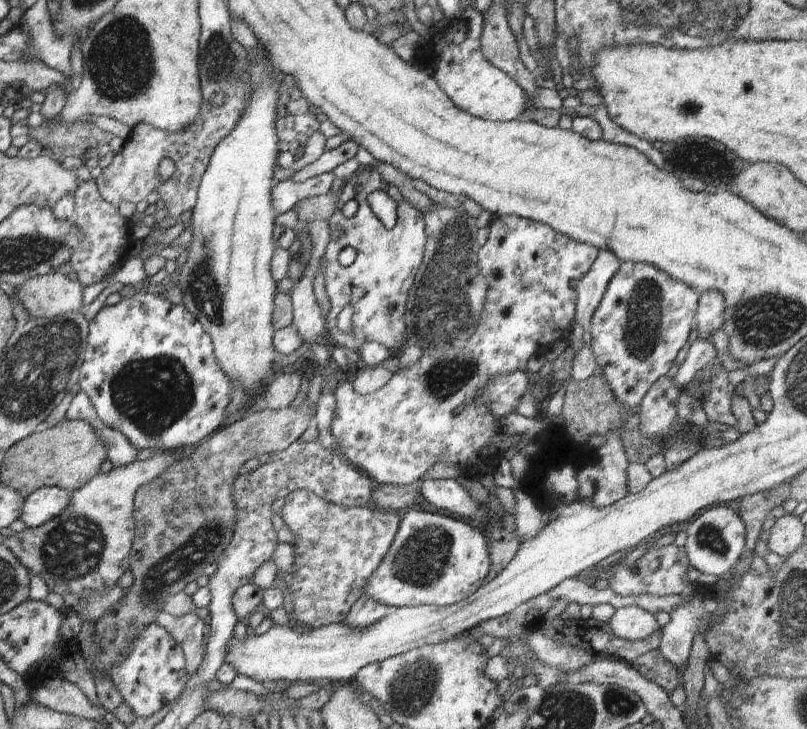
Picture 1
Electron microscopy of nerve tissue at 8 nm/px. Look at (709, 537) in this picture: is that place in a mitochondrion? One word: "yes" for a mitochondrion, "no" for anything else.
yes

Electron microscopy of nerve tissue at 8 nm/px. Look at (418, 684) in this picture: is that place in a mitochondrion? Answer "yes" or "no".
yes

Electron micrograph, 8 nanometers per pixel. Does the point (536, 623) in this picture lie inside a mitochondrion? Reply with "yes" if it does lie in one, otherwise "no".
no

